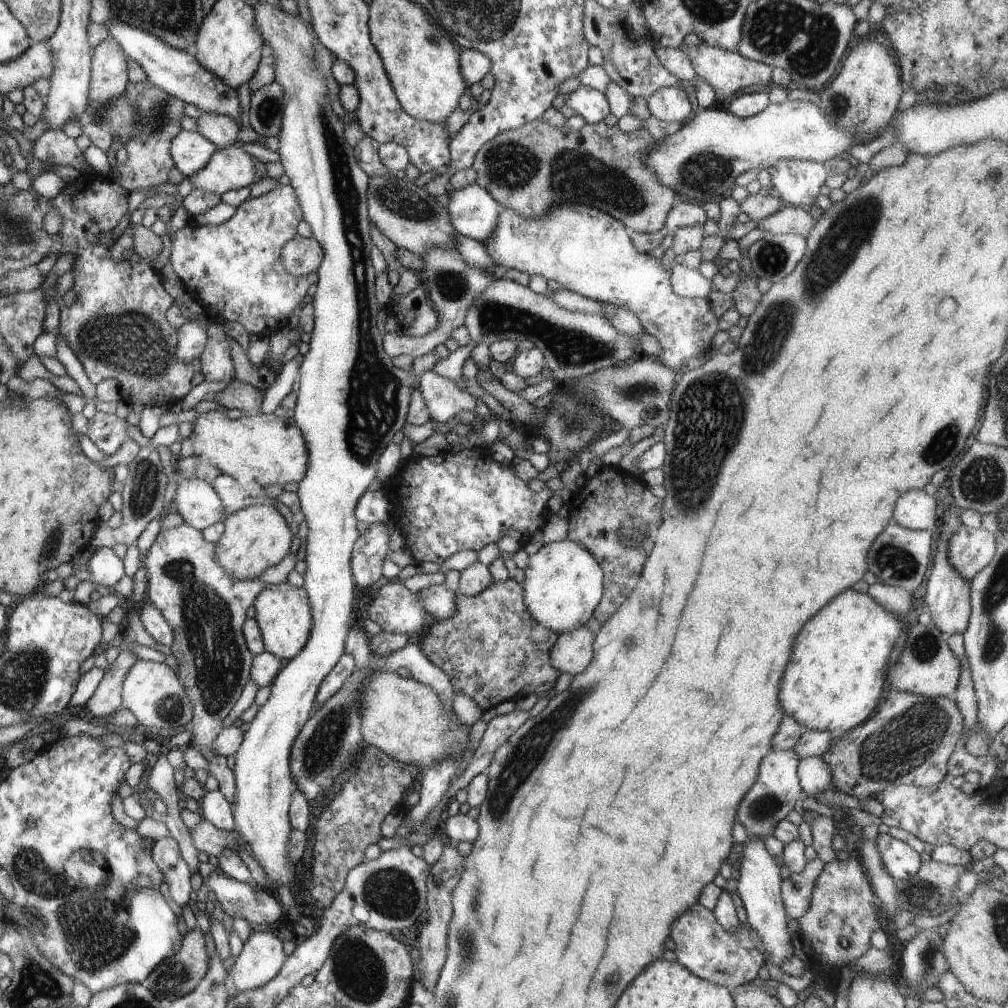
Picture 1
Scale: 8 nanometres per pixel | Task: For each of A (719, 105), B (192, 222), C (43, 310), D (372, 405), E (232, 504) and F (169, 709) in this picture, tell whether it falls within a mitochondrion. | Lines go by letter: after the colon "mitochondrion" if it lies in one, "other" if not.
A: other
B: other
C: other
D: mitochondrion
E: other
F: mitochondrion

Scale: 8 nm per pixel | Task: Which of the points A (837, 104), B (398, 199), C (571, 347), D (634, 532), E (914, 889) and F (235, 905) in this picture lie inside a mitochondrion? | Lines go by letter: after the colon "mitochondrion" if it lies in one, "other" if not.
A: mitochondrion
B: mitochondrion
C: mitochondrion
D: mitochondrion
E: mitochondrion
F: mitochondrion

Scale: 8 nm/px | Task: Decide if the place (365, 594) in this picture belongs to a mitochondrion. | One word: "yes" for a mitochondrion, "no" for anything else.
no

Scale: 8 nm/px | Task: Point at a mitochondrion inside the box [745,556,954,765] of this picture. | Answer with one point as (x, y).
(925, 648)

